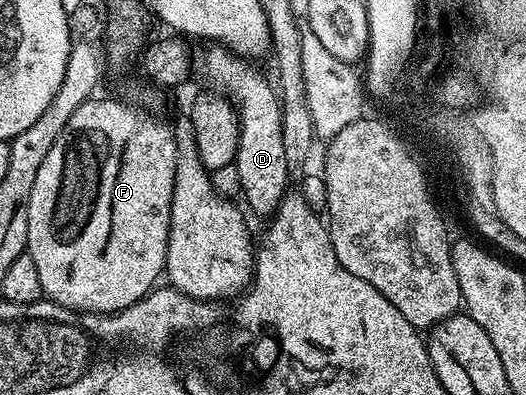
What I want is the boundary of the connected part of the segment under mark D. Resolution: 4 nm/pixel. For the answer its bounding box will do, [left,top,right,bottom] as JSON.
[203,44,289,219]

